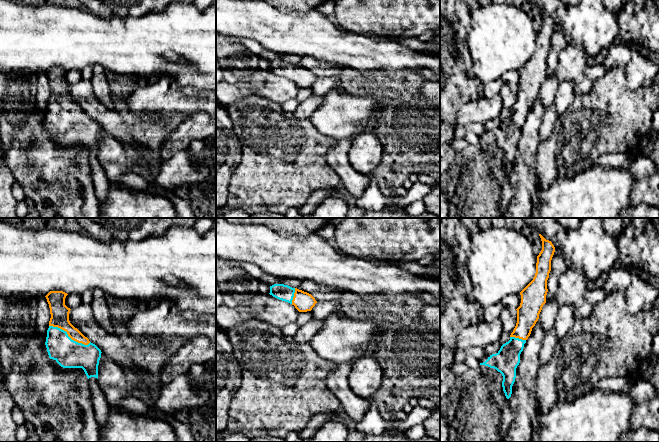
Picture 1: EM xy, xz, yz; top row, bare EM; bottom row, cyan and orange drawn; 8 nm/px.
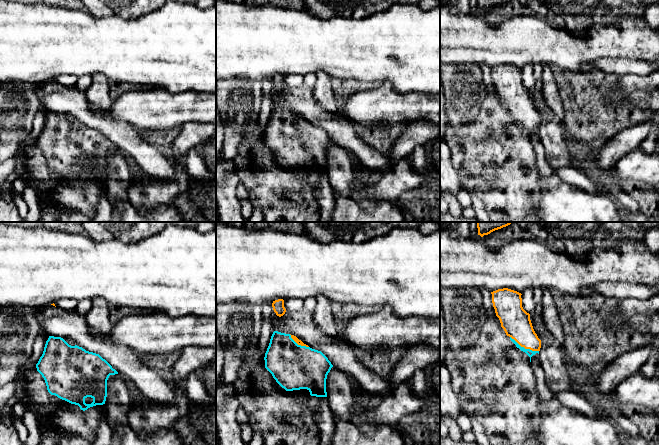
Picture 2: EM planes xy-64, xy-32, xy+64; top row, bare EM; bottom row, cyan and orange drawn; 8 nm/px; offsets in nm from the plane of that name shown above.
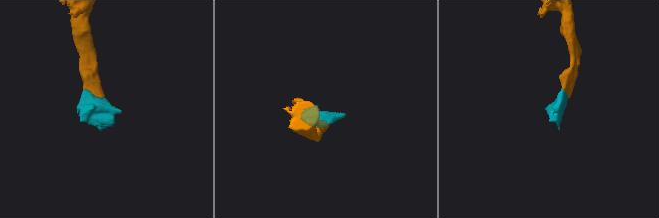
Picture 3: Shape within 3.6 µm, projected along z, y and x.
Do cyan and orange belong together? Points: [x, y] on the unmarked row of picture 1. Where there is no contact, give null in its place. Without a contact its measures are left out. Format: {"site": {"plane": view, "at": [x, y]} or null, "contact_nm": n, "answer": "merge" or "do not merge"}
{"site": {"plane": "xy", "at": [68, 112]}, "contact_nm": 360, "answer": "merge"}

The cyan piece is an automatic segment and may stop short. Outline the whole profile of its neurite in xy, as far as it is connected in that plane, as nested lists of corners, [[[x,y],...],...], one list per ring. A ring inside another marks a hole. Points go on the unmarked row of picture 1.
[[[50,67],[45,72],[51,90],[45,118],[49,134],[63,144],[82,144],[88,155],[98,155],[102,128],[70,99],[71,85],[65,81],[67,71],[63,67]]]

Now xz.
[[[284,60],[270,62],[269,70],[279,76],[294,81],[299,88],[311,87],[317,79],[311,70]]]

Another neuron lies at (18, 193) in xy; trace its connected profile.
[[[15,182],[12,186],[12,194],[17,201],[22,201],[26,198],[24,191],[19,183]]]

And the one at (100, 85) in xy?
[[[95,65],[93,67],[93,76],[90,82],[96,99],[107,109],[114,110],[114,98],[105,68],[101,65]]]

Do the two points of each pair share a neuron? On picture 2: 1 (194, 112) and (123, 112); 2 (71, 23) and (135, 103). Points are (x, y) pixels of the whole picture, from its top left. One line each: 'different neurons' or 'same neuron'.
1: same neuron
2: different neurons

